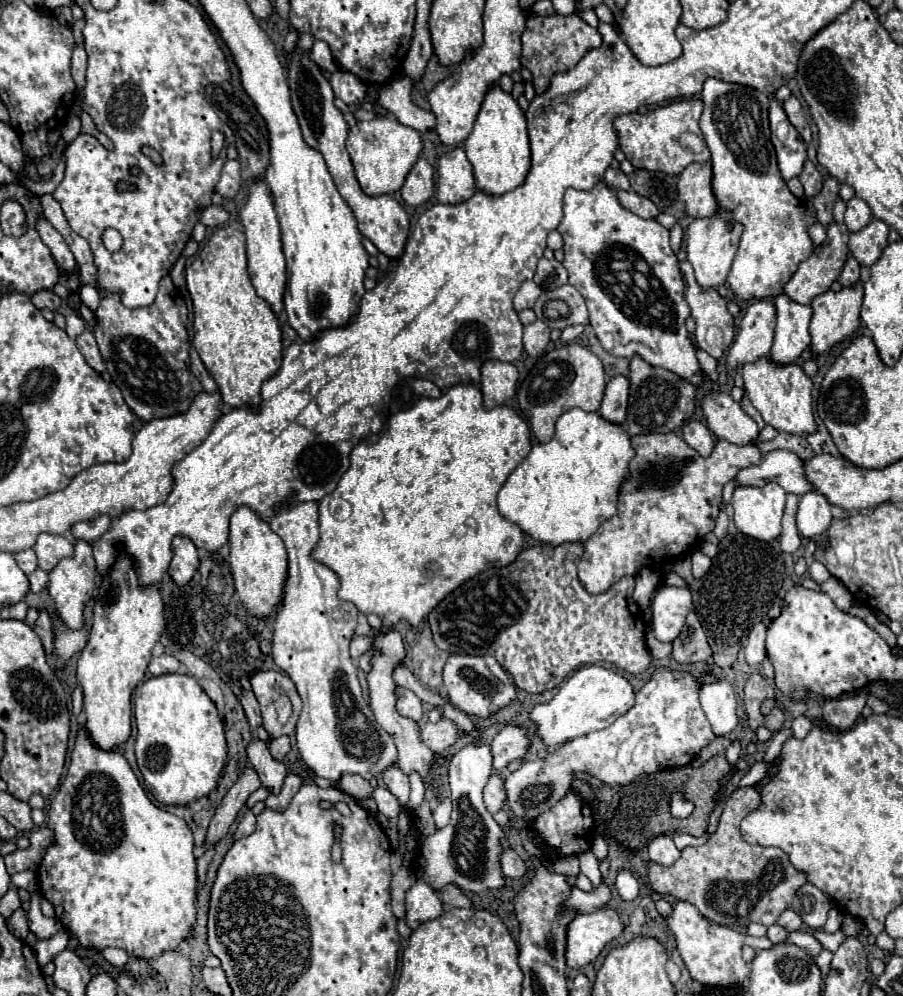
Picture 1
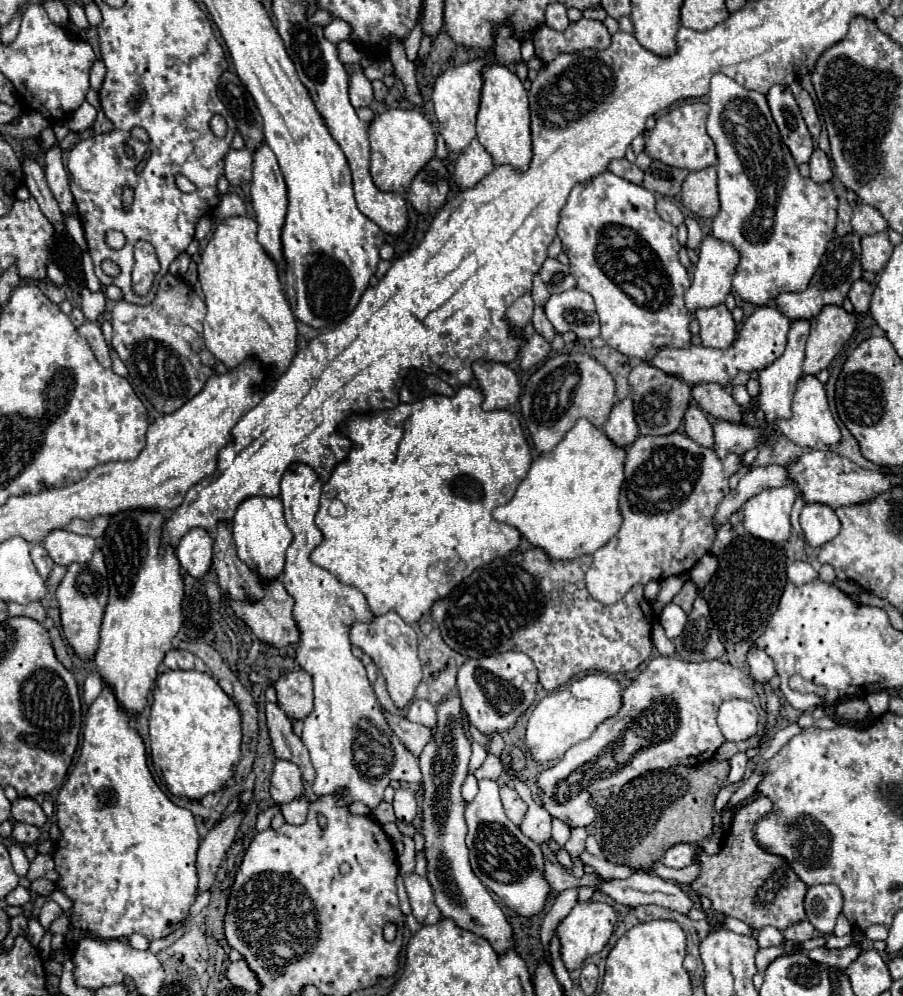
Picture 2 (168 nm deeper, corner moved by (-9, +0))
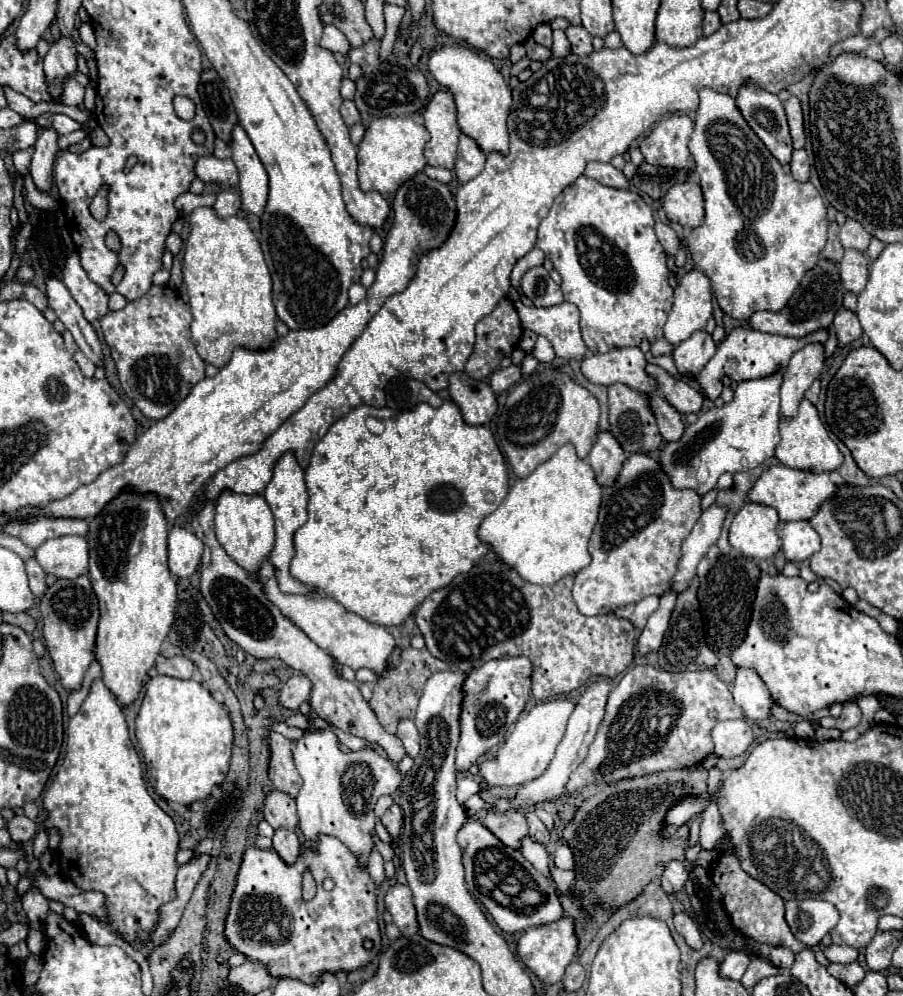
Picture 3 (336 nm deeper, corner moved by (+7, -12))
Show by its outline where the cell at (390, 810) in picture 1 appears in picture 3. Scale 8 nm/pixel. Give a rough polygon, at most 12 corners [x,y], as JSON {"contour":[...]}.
{"contour":[[398,804],[384,812],[382,824],[392,838],[402,828],[402,810]]}

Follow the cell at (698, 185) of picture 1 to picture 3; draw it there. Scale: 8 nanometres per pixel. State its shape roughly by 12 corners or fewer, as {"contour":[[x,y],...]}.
{"contour":[[696,180],[672,186],[662,198],[668,220],[684,228],[704,222]]}

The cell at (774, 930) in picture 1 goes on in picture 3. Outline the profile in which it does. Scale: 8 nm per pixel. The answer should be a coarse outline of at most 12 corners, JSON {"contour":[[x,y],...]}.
{"contour":[[744,952],[720,960],[720,976],[740,980],[750,964]]}

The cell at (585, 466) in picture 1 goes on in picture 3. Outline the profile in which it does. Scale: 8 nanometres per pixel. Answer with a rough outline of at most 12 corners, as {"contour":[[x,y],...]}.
{"contour":[[566,444],[480,524],[526,582],[590,564],[602,488]]}

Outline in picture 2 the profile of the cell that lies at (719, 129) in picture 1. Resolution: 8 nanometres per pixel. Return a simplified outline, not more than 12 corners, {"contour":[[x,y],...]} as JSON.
{"contour":[[710,84],[734,290],[802,292],[836,226],[764,94]]}

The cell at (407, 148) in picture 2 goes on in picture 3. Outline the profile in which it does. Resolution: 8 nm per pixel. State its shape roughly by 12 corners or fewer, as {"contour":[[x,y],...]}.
{"contour":[[412,116],[370,122],[358,146],[364,192],[394,194],[426,166]]}

